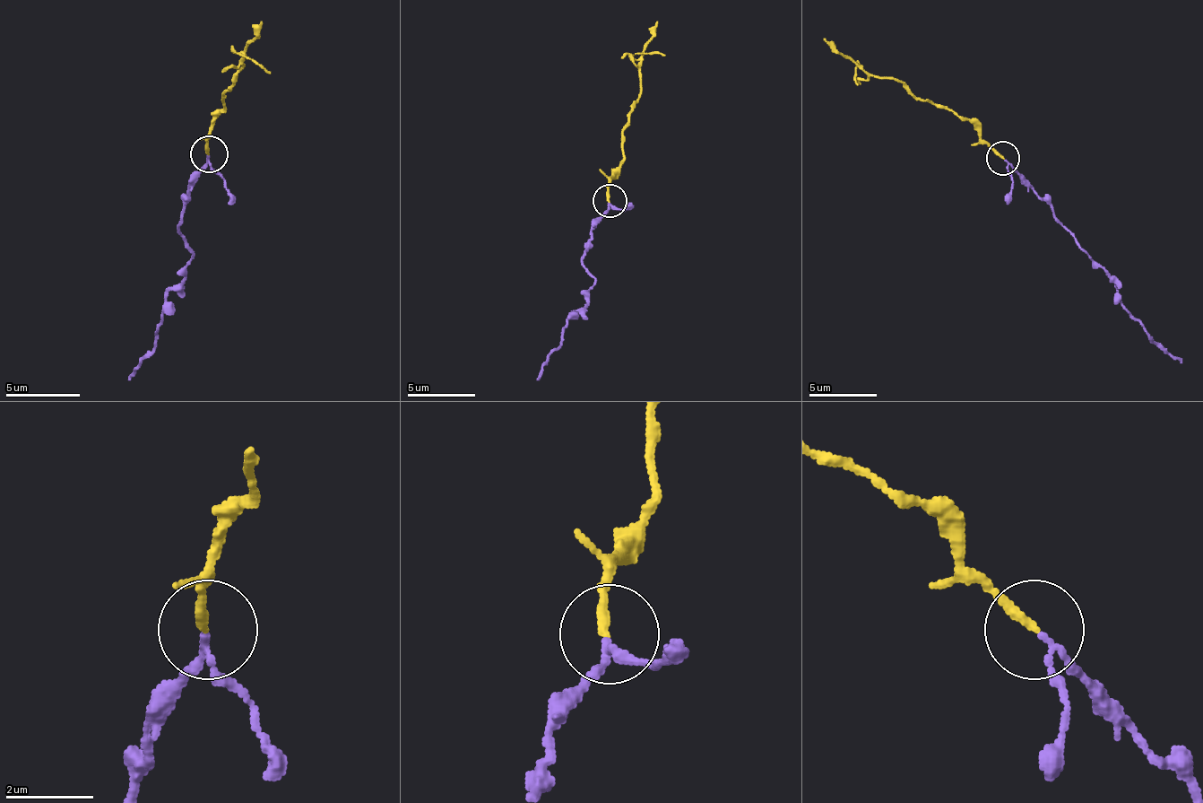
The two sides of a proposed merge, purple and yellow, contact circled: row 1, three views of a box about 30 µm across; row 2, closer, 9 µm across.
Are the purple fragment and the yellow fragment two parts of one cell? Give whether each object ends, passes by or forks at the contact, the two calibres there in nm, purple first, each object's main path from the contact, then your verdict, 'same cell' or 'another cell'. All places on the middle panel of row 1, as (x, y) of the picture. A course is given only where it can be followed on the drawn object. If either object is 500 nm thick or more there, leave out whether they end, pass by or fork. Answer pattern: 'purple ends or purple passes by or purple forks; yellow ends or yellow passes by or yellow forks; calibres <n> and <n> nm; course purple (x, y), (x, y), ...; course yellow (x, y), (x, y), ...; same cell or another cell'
purple passes by; yellow ends; calibres 120 and 200 nm; course purple (610, 201), (607, 215), (590, 231), (584, 259), (593, 286), (580, 309), (566, 320), (563, 344), (536, 380); course yellow (610, 201), (607, 185), (624, 164), (627, 117), (641, 90), (641, 63), (658, 21); same cell

